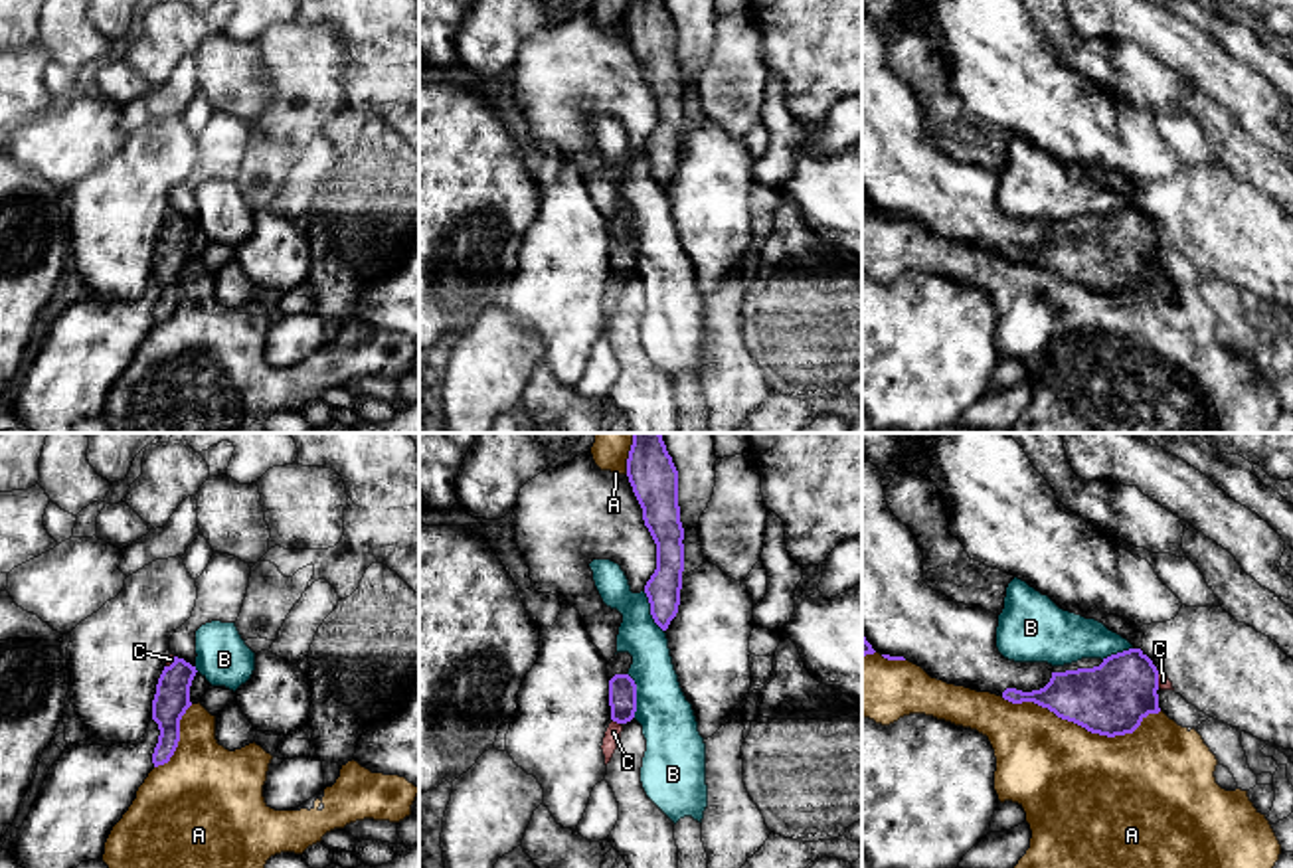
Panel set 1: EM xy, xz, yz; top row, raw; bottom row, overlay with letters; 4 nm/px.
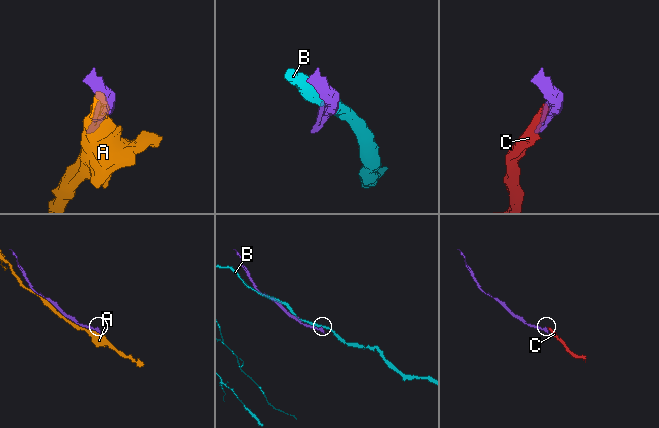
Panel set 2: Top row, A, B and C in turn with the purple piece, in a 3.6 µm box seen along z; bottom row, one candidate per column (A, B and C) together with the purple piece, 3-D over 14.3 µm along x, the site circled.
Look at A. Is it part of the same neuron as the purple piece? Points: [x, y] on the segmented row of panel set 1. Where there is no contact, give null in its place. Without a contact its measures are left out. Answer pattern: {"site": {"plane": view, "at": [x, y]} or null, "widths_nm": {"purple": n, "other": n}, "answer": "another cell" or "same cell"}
{"site": {"plane": "yz", "at": [1082, 726]}, "widths_nm": {"purple": 300, "other": 460}, "answer": "another cell"}

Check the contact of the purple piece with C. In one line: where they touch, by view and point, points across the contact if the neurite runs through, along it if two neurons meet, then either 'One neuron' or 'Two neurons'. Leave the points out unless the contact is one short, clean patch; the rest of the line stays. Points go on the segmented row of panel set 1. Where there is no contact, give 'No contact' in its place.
Touches purple at xz (617, 722). Path across: xz (621, 687), (617, 722), (613, 732). One neuron

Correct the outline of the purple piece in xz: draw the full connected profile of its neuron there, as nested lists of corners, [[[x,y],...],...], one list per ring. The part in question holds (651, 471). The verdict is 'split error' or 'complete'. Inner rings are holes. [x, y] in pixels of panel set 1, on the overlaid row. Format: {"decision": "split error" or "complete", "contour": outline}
{"decision": "complete", "contour": [[[633,433],[627,477],[656,544],[656,569],[645,585],[654,623],[666,631],[678,613],[684,571],[684,528],[678,471],[660,433]]]}

